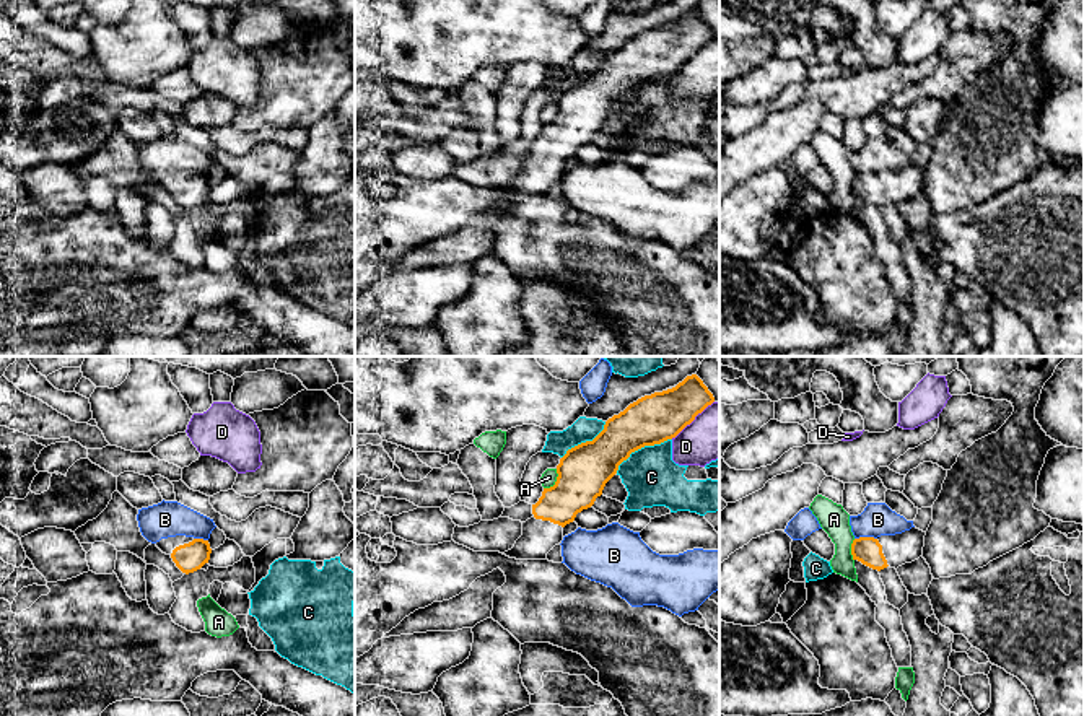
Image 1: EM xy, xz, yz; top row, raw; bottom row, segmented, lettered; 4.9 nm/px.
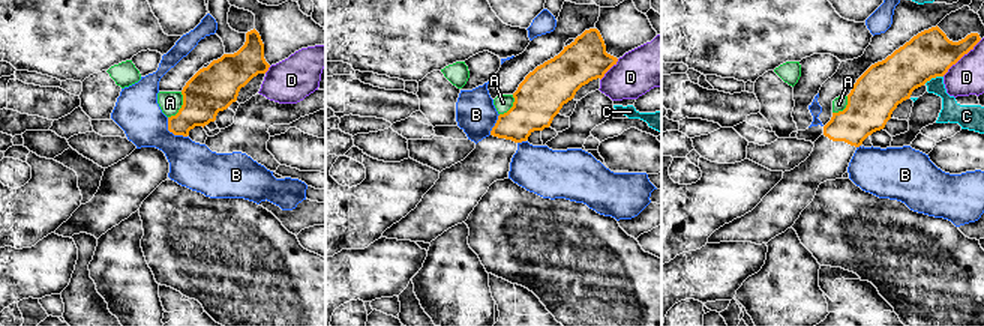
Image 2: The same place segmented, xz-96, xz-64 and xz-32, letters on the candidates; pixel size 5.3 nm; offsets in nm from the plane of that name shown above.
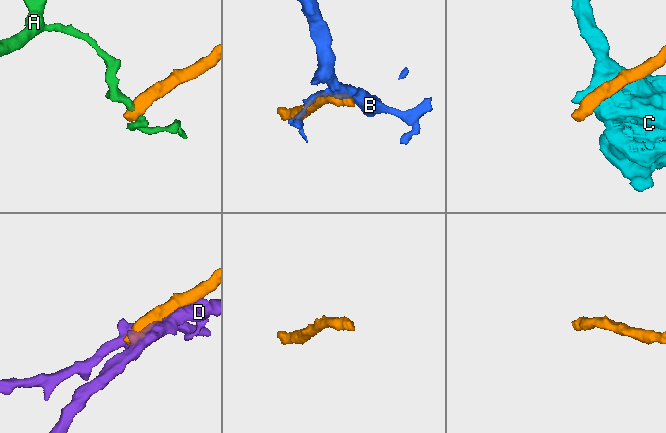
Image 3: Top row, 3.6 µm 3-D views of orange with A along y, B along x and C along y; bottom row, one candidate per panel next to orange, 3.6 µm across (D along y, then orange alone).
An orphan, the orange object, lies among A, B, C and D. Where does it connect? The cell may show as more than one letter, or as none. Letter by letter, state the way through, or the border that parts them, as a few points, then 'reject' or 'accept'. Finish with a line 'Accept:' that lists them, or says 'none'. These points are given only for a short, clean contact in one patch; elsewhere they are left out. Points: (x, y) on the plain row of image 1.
A: border along xz (557, 104), (557, 114), (544, 124); reject
B: border along yz (876, 173), (855, 174); reject
C: reject
D: reject
Accept: none

